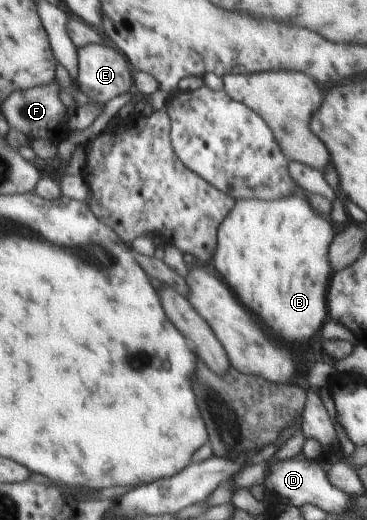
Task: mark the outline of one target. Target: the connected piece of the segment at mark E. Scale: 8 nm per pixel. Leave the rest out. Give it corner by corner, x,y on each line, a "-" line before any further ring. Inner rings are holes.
87,44
77,49
79,90
89,100
108,102
116,96
132,92
135,82
126,57
110,44

